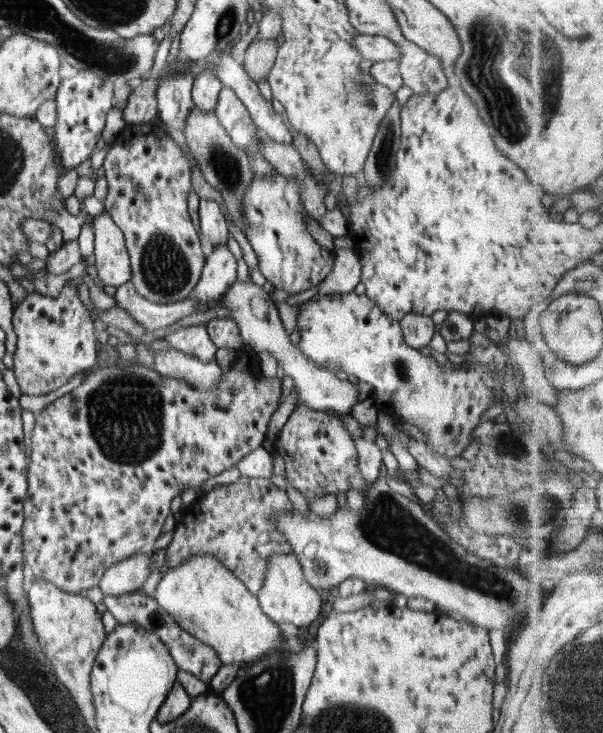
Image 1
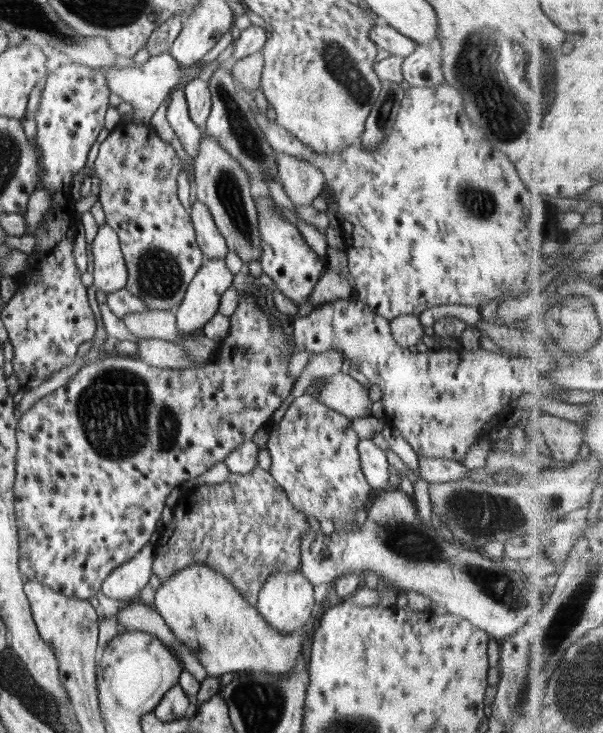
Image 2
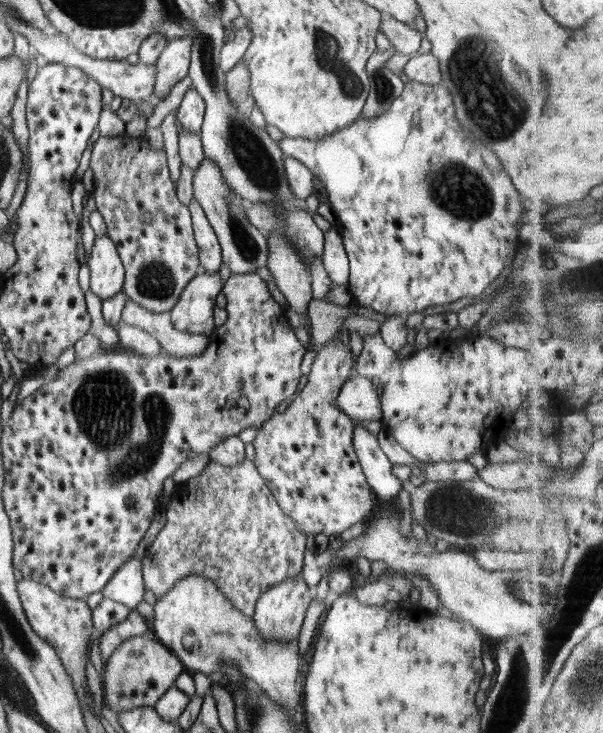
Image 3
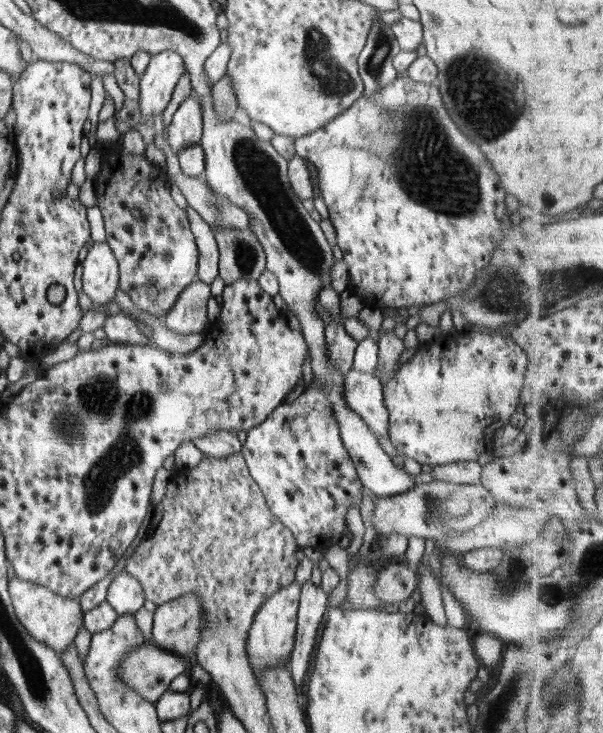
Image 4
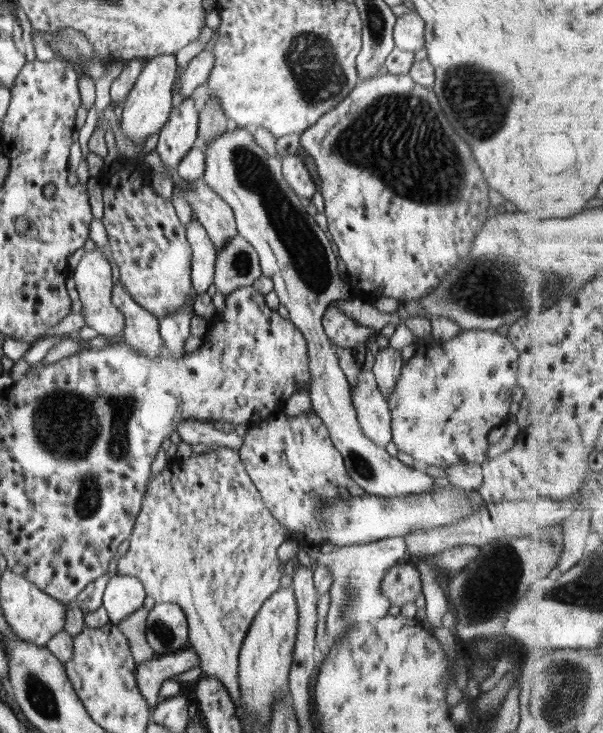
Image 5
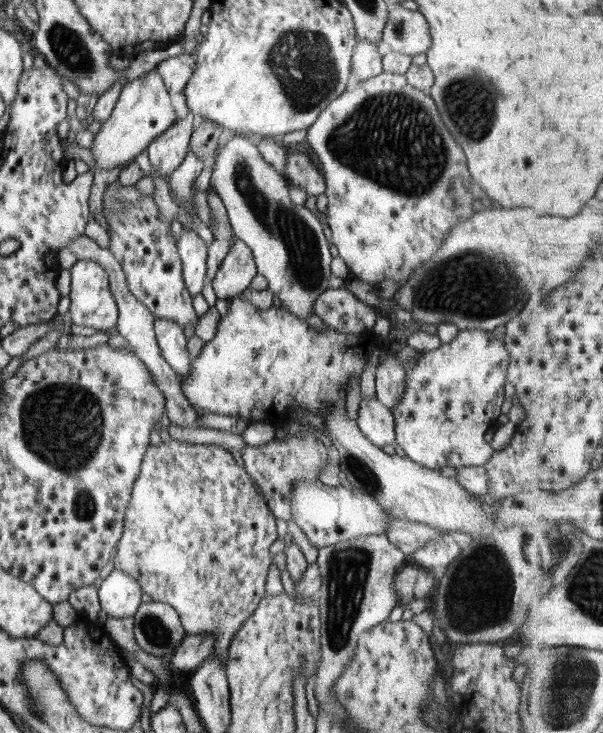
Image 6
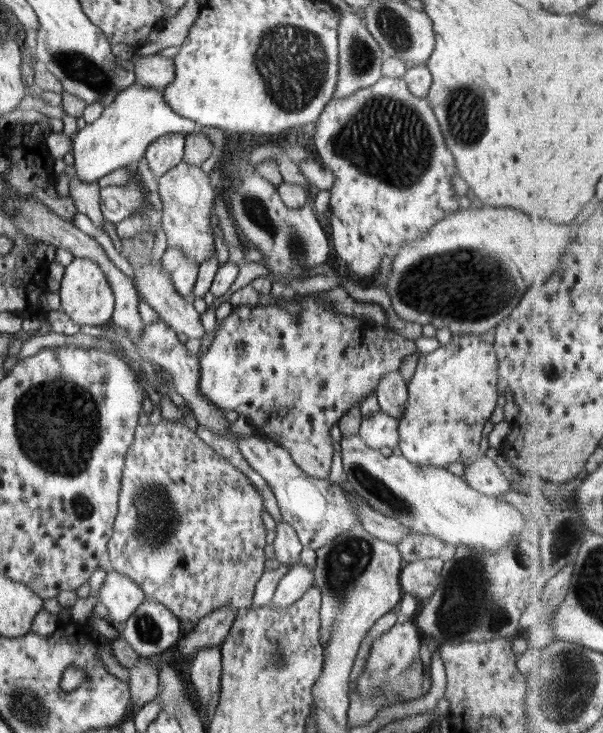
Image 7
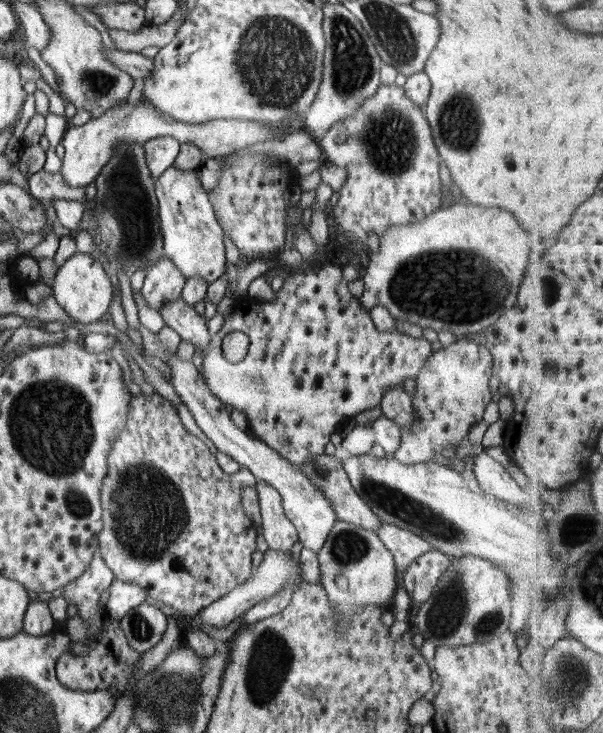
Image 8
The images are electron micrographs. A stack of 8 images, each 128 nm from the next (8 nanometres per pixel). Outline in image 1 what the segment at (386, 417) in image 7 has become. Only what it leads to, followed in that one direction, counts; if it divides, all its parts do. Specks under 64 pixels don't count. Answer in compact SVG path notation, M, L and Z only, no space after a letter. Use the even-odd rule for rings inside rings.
M236 280L216 305L225 306L230 310L229 318L236 321L240 336L247 348L251 348L251 351L256 354L268 350L274 355L274 359L282 366L285 374L294 380L294 386L302 403L316 410L350 415L352 406L360 402L357 384L352 384L348 379L341 380L332 370L320 368L314 361L306 358L303 350L293 346L289 332L285 330L280 320L275 302L271 300L270 293L262 289L262 286L254 282Z

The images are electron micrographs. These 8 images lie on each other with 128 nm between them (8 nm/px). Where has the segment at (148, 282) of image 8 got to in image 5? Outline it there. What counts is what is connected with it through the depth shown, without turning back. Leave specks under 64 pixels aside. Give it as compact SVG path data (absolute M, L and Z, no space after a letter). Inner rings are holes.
M192 218L185 226L185 232L193 250L190 273L193 291L195 294L206 293L214 282L217 250L198 220Z

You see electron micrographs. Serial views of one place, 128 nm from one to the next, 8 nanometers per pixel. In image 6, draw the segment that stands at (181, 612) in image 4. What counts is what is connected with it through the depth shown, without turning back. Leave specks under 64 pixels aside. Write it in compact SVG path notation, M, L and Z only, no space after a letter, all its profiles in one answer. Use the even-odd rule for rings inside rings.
M164 602L142 603L133 618L138 651L154 656L171 655L187 634L176 609Z

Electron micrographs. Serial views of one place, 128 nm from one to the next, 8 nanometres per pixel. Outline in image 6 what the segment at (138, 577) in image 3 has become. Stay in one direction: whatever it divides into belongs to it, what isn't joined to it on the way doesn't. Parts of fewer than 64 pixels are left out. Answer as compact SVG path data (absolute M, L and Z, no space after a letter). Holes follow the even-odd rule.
M114 569L104 580L99 581L98 600L101 610L112 618L133 617L142 604L143 590L138 580Z

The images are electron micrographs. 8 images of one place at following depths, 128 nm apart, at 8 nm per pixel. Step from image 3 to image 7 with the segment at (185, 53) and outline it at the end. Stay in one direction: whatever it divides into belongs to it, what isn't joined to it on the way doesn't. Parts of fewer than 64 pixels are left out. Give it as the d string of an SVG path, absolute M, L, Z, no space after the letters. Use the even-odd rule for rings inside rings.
M133 83L132 87L121 91L114 101L104 107L98 120L78 129L71 140L71 152L74 155L74 170L80 182L94 182L113 170L138 163L147 151L148 145L160 136L167 134L192 134L196 132L208 136L215 148L227 151L225 146L230 142L232 133L218 127L198 126L194 121L182 118L170 109L160 91L142 87Z

